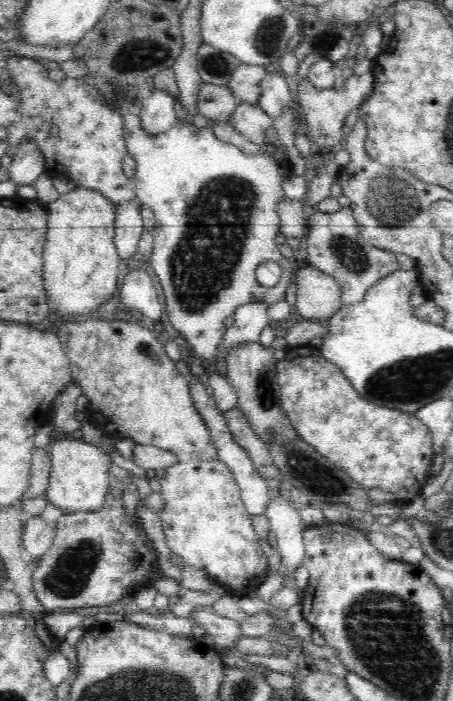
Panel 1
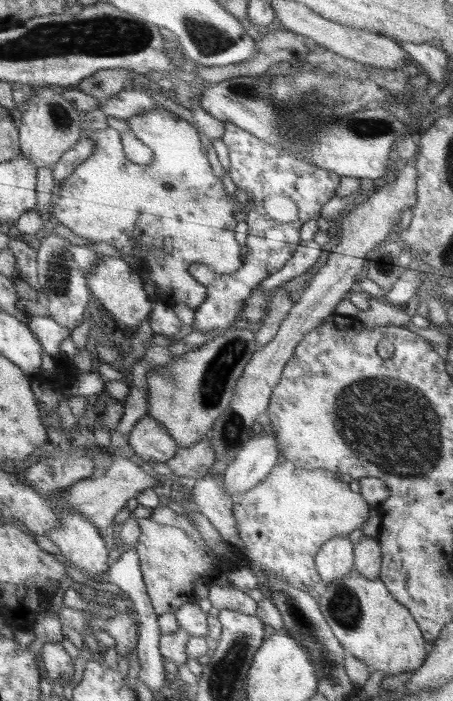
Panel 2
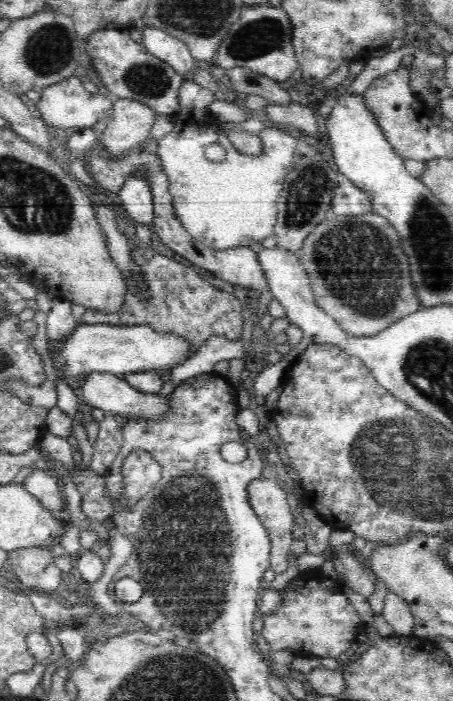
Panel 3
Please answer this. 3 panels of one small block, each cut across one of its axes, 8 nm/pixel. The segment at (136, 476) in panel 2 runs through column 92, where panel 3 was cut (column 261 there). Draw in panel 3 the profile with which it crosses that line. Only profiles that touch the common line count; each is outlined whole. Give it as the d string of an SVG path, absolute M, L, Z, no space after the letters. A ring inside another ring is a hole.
M255 479L248 484L248 502L255 511L260 522L267 530L271 540L270 551L270 568L275 574L282 574L288 568L288 552L290 552L290 544L292 544L292 525L295 524L292 511L287 503L289 491L287 488L278 486L276 480L260 480Z

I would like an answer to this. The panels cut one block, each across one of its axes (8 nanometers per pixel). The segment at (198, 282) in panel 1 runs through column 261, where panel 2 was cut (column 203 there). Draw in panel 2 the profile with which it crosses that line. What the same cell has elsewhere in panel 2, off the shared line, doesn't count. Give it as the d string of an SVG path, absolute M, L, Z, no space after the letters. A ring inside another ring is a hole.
M164 107L154 108L154 110L148 110L148 112L131 116L127 119L127 124L128 128L130 128L130 132L148 149L152 150L154 156L152 157L152 161L150 161L148 165L138 165L128 160L124 152L124 146L122 145L122 138L116 129L110 126L100 130L88 129L84 135L88 140L95 142L96 149L57 187L55 202L52 204L52 208L54 208L53 214L56 216L57 223L68 227L75 235L82 236L82 238L85 237L93 242L107 242L110 246L114 246L120 254L132 258L134 262L140 262L142 269L140 271L141 278L144 281L152 280L152 282L156 282L157 292L160 293L164 299L171 302L184 302L184 304L187 304L190 308L196 309L204 302L207 296L207 289L190 275L188 268L190 268L192 264L204 264L204 266L208 266L208 268L210 268L212 272L216 272L216 274L232 274L242 266L244 259L242 259L241 256L240 243L235 238L234 228L237 221L234 219L234 214L244 209L244 200L239 195L232 197L232 195L226 194L223 182L220 180L220 177L216 177L216 174L212 171L212 167L210 167L210 162L208 161L208 157L206 157L207 150L202 147L198 131L195 127L190 125L190 123L181 119L176 113L166 110Z

